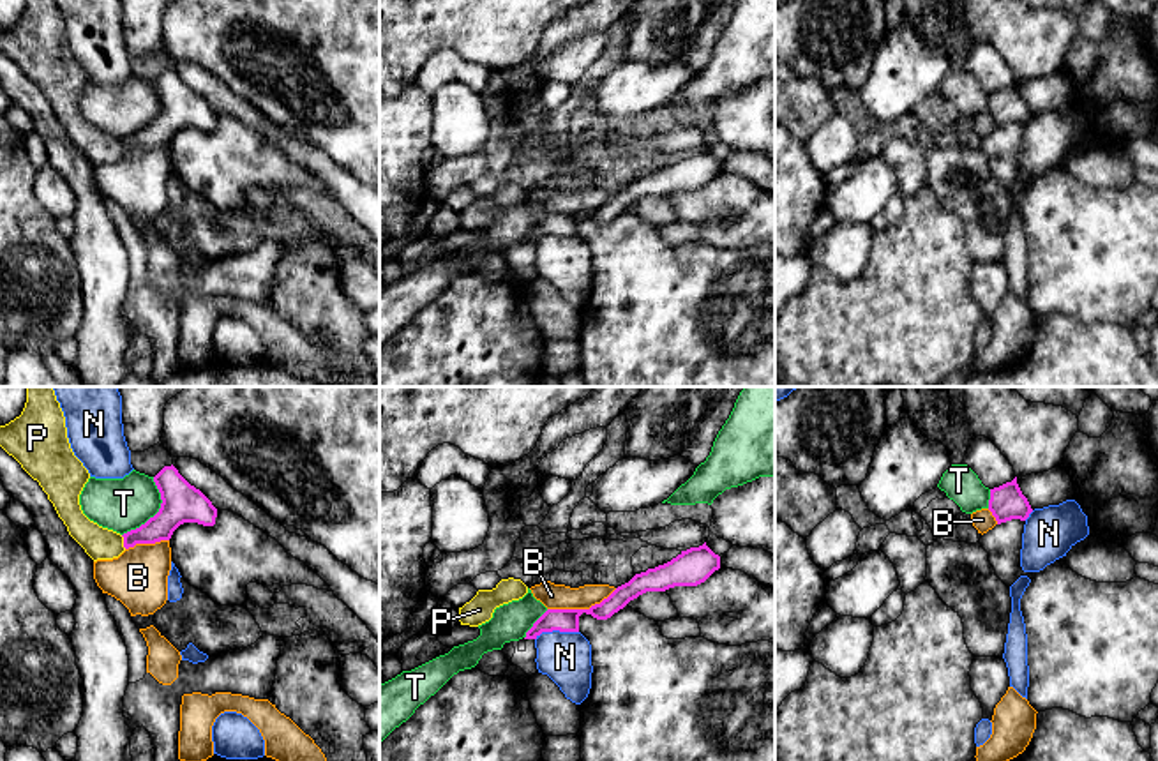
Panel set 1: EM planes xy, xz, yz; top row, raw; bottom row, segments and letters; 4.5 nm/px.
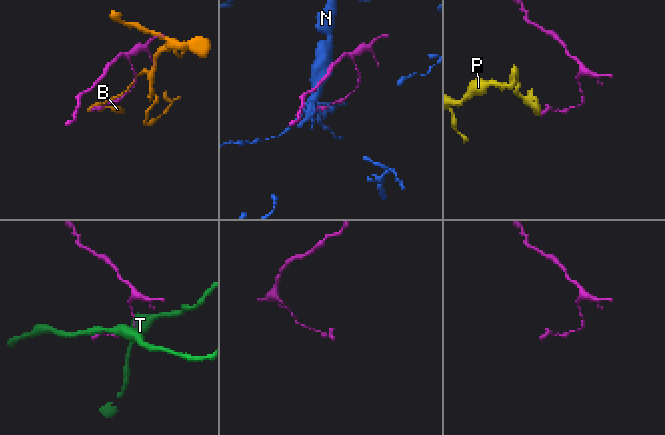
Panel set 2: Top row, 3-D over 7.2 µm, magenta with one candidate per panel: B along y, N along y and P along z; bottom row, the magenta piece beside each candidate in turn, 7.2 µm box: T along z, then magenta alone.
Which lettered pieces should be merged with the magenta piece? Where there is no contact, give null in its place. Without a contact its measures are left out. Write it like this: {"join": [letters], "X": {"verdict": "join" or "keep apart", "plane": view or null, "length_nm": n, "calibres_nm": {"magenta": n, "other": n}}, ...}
{"join": [], "B": {"verdict": "keep apart", "plane": "xz", "length_nm": 340, "calibres_nm": {"magenta": 110, "other": 110}}, "N": {"verdict": "keep apart", "plane": "xz", "length_nm": 200, "calibres_nm": {"magenta": 110, "other": 240}}, "P": {"verdict": "keep apart", "plane": "xy", "length_nm": 70, "calibres_nm": {"magenta": 120, "other": 150}}, "T": {"verdict": "keep apart", "plane": "xy", "length_nm": 300, "calibres_nm": {"magenta": 180, "other": 240}}}

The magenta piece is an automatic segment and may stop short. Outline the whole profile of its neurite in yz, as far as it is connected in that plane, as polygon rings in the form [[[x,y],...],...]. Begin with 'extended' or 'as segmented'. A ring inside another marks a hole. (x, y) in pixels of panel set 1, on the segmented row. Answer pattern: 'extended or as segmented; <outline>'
as segmented; [[[1017,477],[1011,482],[990,489],[989,510],[997,524],[1011,519],[1026,521],[1033,512],[1027,498],[1017,484]]]

